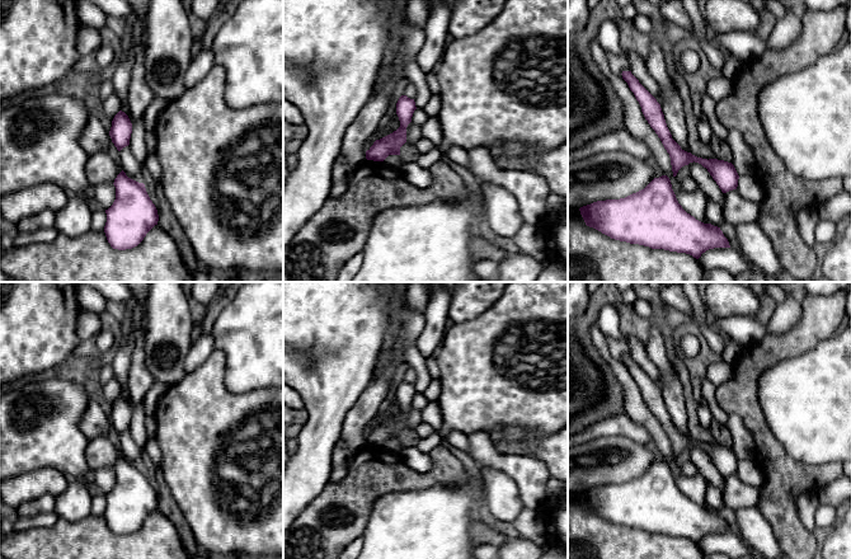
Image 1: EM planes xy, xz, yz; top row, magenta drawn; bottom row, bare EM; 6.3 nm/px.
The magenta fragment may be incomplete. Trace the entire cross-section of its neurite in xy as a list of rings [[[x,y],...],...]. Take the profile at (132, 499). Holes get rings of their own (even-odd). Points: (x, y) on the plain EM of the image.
[[[123,455],[113,469],[116,484],[105,494],[104,517],[113,534],[132,534],[157,509],[157,494],[150,484],[145,469],[128,462]]]

